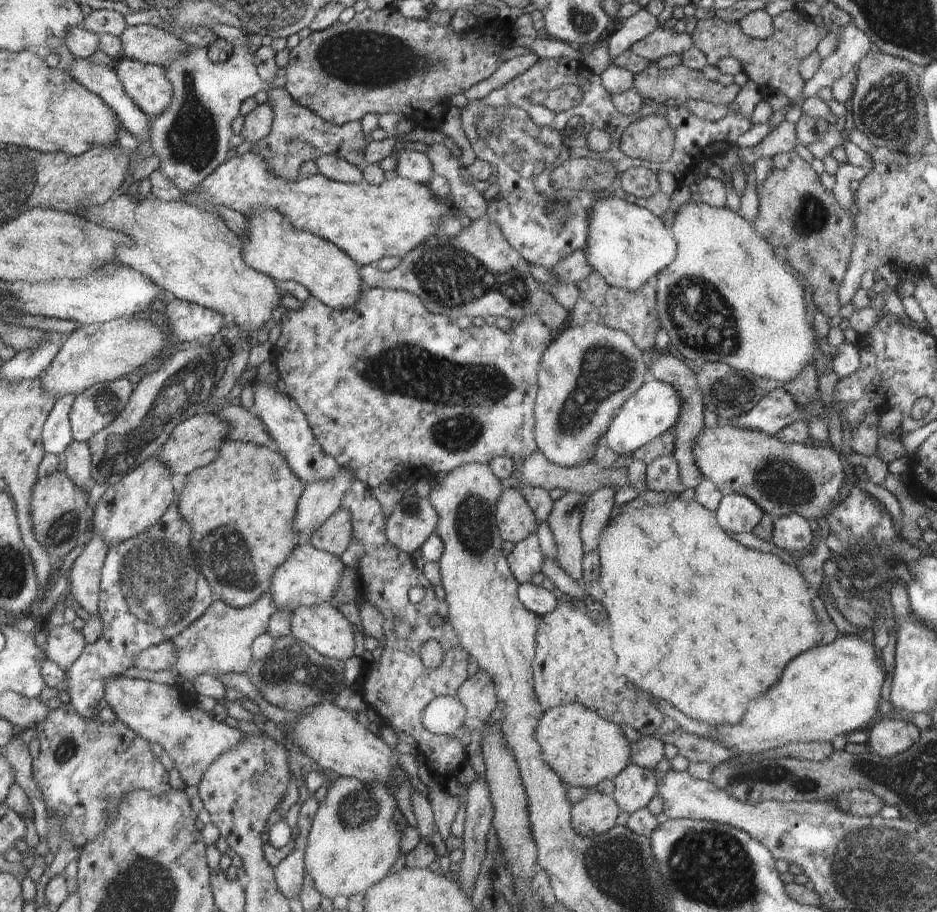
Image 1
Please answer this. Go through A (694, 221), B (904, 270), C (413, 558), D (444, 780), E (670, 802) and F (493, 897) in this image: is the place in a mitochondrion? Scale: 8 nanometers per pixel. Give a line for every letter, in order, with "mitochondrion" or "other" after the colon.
A: other
B: other
C: other
D: other
E: other
F: other

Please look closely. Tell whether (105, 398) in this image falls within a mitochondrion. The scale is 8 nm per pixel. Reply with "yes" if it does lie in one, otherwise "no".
yes

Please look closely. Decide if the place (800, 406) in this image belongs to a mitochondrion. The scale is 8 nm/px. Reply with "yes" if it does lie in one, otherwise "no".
no

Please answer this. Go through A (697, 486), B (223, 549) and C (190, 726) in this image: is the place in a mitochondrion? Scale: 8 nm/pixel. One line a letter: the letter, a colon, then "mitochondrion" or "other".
A: other
B: mitochondrion
C: other

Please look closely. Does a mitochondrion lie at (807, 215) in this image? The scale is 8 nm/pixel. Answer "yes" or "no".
yes

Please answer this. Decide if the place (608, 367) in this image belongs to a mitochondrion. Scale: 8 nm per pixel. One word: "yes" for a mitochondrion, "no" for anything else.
yes

